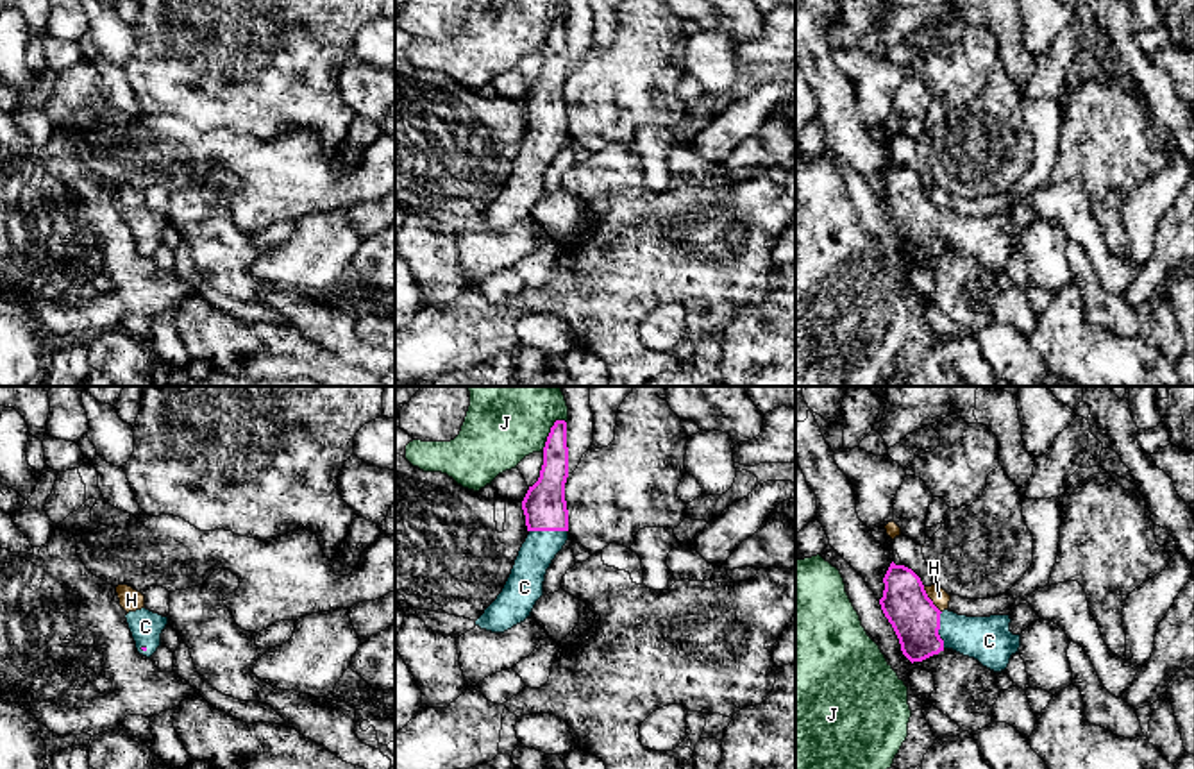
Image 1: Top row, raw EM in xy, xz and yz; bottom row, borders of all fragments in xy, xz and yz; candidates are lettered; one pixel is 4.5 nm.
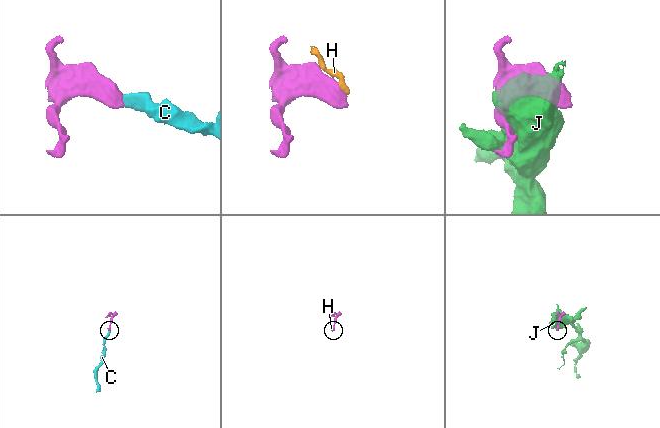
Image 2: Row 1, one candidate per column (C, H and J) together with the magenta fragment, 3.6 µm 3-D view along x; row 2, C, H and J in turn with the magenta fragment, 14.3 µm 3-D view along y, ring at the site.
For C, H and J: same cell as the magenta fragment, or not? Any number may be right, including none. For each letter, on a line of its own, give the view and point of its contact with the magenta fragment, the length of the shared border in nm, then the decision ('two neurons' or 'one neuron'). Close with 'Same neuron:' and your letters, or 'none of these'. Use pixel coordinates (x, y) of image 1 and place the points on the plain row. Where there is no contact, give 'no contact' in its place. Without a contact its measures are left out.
C: meets magenta in xz at (549, 129); contact 180 nm long; one neuron
H: meets magenta in yz at (930, 199); contact 150 nm long; two neurons
J: meets magenta in xz at (551, 31); contact 170 nm long; two neurons
Same neuron: C

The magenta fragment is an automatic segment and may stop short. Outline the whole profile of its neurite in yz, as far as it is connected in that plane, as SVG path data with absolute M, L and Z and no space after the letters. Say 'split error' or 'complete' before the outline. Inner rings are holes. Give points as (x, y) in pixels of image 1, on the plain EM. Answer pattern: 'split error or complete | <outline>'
split error | M894 161L883 182L881 209L912 263L953 249L1001 272L1019 252L1021 234L1010 231L1010 215L967 216L949 209L940 211L928 197L921 177Z

